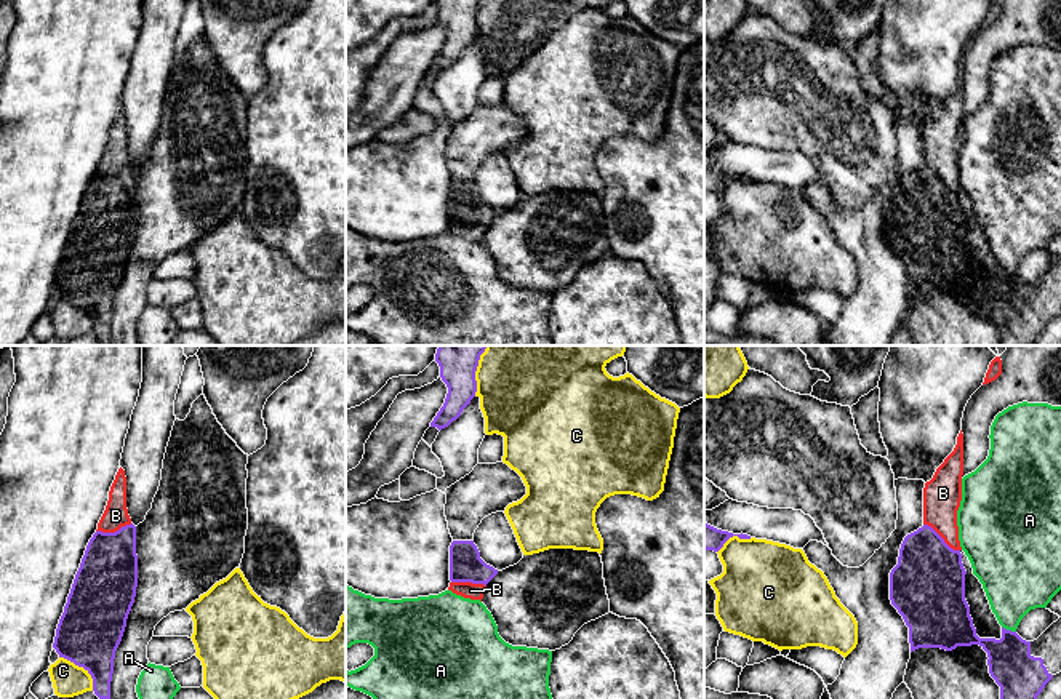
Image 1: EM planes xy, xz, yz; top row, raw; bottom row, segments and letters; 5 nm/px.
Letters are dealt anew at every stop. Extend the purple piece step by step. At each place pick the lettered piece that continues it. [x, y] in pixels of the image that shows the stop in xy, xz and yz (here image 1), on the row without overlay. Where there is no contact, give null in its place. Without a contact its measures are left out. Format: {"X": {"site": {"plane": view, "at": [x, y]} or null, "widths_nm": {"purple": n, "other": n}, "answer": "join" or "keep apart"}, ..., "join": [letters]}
{"A": {"site": {"plane": "yz", "at": [1008, 272]}, "widths_nm": {"purple": 240, "other": 320}, "answer": "keep apart"}, "B": {"site": {"plane": "yz", "at": [941, 179]}, "widths_nm": {"purple": 360, "other": 190}, "answer": "join"}, "C": {"site": {"plane": "xy", "at": [82, 307]}, "widths_nm": {"purple": 320, "other": 170}, "answer": "keep apart"}, "join": ["B"]}

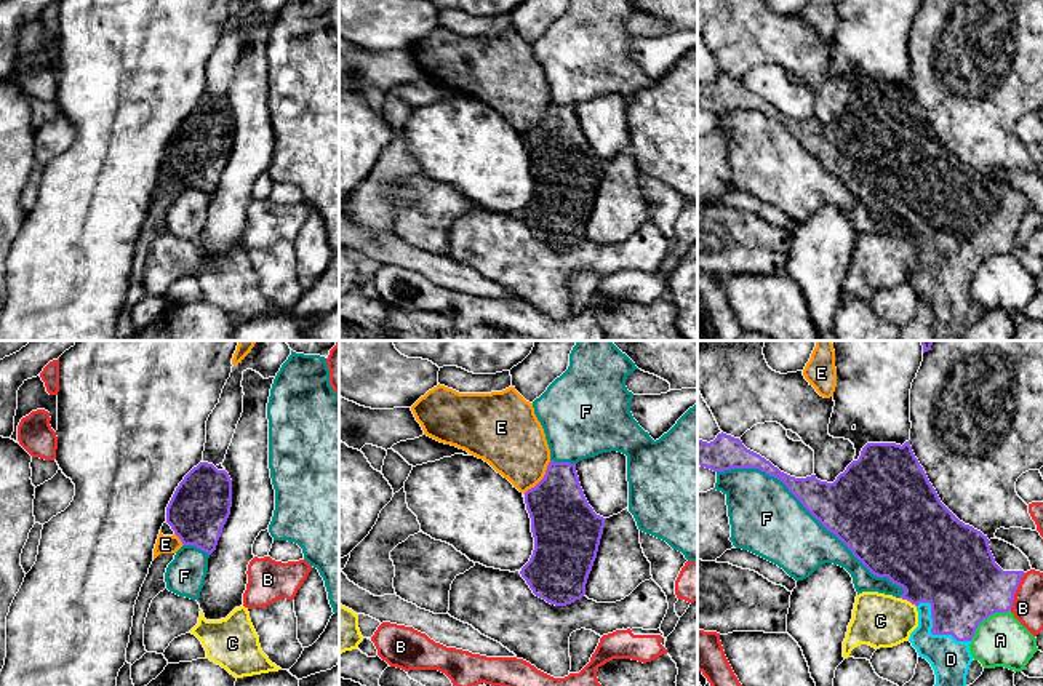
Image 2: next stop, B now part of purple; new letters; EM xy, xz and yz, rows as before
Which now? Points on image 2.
{"A": {"site": {"plane": "yz", "at": [986, 259]}, "widths_nm": {"purple": 400, "other": 260}, "answer": "keep apart"}, "B": {"site": {"plane": "yz", "at": [1015, 234]}, "widths_nm": {"purple": 380, "other": 160}, "answer": "keep apart"}, "C": {"site": {"plane": "yz", "at": [907, 242]}, "widths_nm": {"purple": 440, "other": 280}, "answer": "keep apart"}, "D": {"site": {"plane": "yz", "at": [931, 274]}, "widths_nm": {"purple": 340, "other": 200}, "answer": "join"}, "E": {"site": {"plane": "xz", "at": [543, 120]}, "widths_nm": {"purple": 320, "other": 320}, "answer": "keep apart"}, "F": {"site": {"plane": "yz", "at": [811, 155]}, "widths_nm": {"purple": 380, "other": 360}, "answer": "keep apart"}, "join": ["D"]}

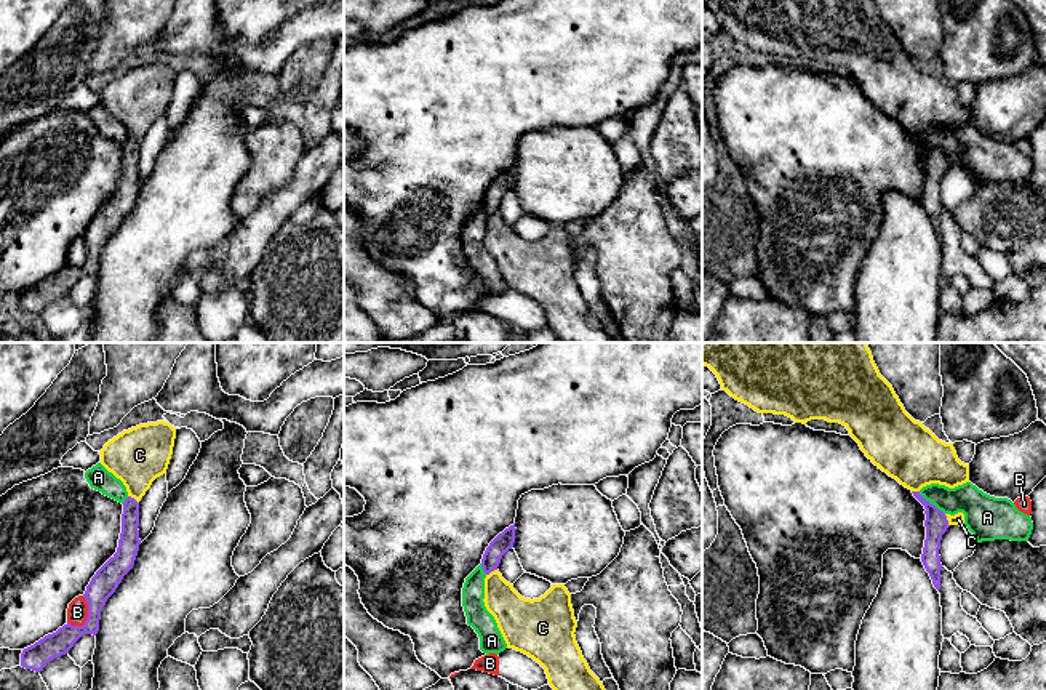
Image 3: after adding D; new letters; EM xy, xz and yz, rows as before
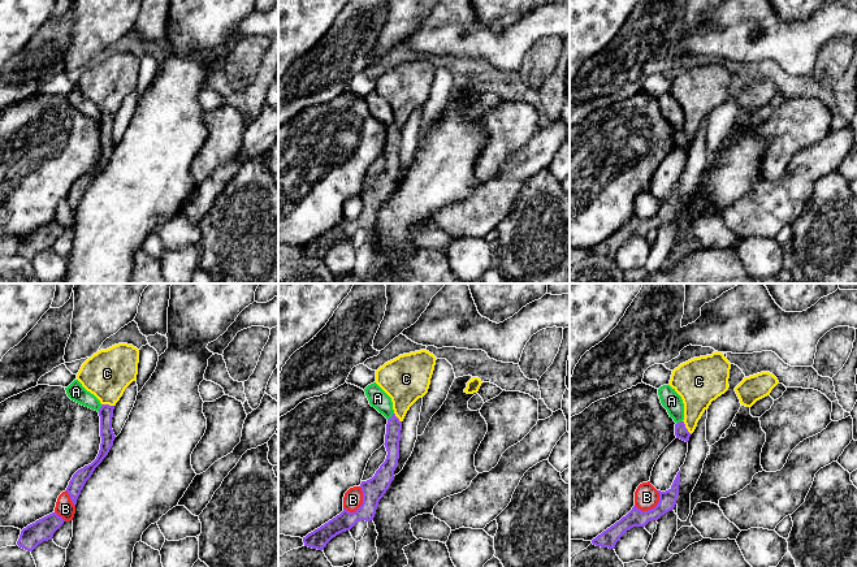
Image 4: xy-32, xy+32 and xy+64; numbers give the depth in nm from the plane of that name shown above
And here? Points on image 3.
{"A": {"site": {"plane": "yz", "at": [930, 144]}, "widths_nm": {"purple": 120, "other": 160}, "answer": "keep apart"}, "B": {"site": {"plane": "xy", "at": [88, 256]}, "widths_nm": {"purple": 140, "other": 110}, "answer": "keep apart"}, "C": {"site": {"plane": "yz", "at": [947, 162]}, "widths_nm": {"purple": 120, "other": 60}, "answer": "keep apart"}, "join": []}

